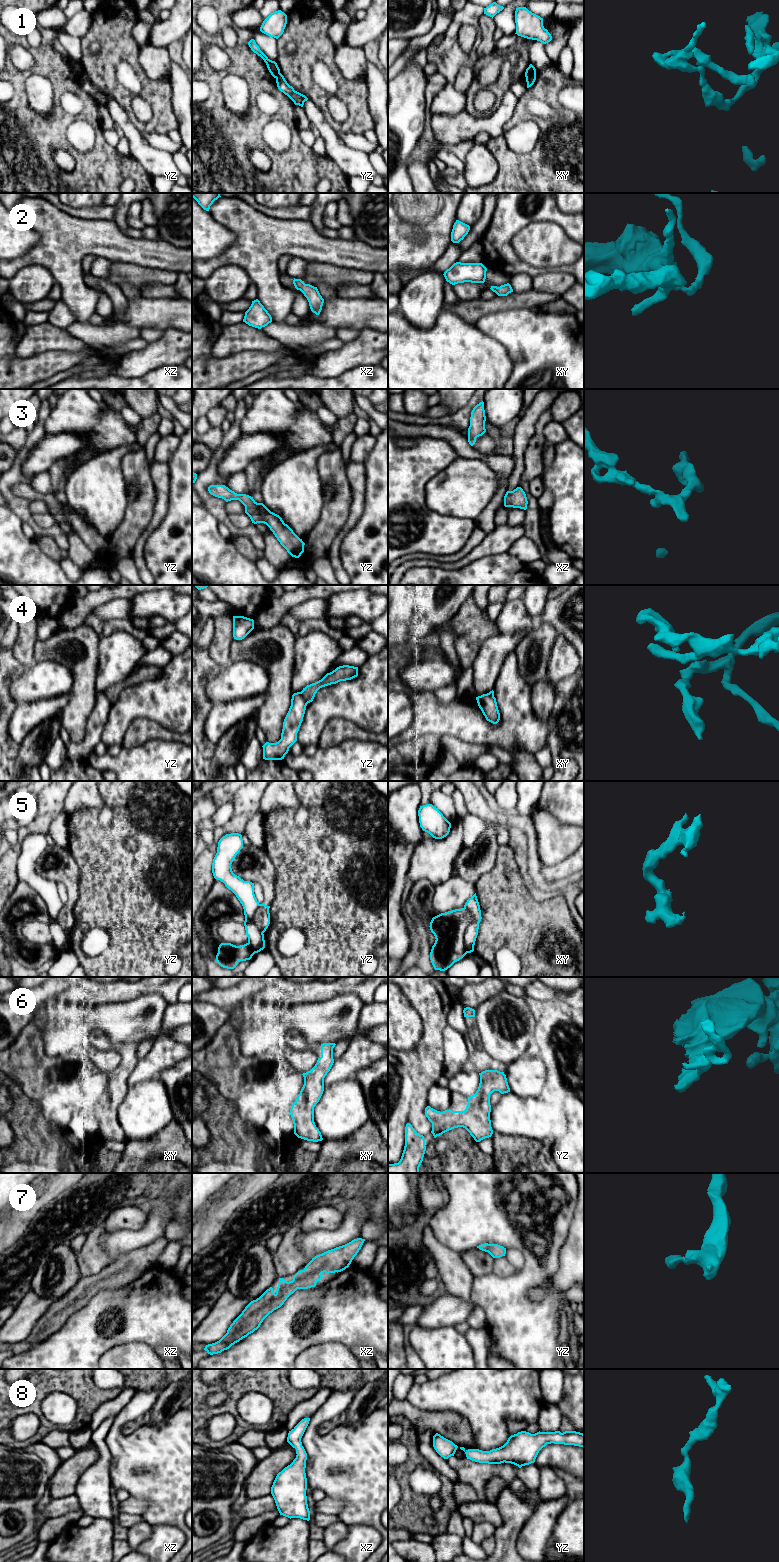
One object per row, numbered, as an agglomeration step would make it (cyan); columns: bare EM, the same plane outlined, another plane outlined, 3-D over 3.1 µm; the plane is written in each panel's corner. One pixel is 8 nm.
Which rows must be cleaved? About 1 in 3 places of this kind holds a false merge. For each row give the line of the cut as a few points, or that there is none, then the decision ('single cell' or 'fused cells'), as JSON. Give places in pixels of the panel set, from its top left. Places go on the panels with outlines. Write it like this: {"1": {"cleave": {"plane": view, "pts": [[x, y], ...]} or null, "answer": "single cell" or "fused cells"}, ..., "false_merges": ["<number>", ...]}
{"1": {"cleave": {"plane": "xy", "pts": [[535, 71], [526, 78]]}, "answer": "fused cells"}, "2": {"cleave": null, "answer": "single cell"}, "3": {"cleave": null, "answer": "single cell"}, "4": {"cleave": {"plane": "yz", "pts": [[299, 692], [307, 703]]}, "answer": "fused cells"}, "5": {"cleave": {"plane": "xy", "pts": [[463, 908], [471, 917], [471, 922], [464, 933], [466, 952]]}, "answer": "fused cells"}, "6": {"cleave": null, "answer": "single cell"}, "7": {"cleave": null, "answer": "single cell"}, "8": {"cleave": null, "answer": "single cell"}, "false_merges": ["1", "4", "5"]}

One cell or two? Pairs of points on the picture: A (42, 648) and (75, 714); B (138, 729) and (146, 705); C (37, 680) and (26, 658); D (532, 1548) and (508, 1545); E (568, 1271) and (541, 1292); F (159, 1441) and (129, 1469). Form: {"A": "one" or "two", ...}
{"A": "one", "B": "two", "C": "two", "D": "two", "E": "one", "F": "one"}

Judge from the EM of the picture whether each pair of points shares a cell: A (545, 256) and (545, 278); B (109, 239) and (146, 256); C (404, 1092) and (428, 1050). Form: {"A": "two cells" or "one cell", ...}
{"A": "two cells", "B": "one cell", "C": "two cells"}

